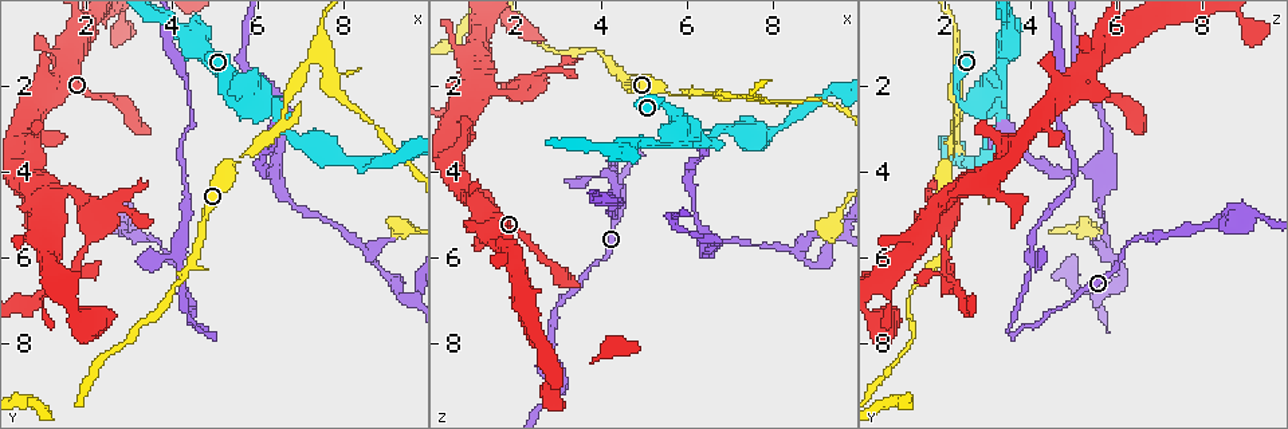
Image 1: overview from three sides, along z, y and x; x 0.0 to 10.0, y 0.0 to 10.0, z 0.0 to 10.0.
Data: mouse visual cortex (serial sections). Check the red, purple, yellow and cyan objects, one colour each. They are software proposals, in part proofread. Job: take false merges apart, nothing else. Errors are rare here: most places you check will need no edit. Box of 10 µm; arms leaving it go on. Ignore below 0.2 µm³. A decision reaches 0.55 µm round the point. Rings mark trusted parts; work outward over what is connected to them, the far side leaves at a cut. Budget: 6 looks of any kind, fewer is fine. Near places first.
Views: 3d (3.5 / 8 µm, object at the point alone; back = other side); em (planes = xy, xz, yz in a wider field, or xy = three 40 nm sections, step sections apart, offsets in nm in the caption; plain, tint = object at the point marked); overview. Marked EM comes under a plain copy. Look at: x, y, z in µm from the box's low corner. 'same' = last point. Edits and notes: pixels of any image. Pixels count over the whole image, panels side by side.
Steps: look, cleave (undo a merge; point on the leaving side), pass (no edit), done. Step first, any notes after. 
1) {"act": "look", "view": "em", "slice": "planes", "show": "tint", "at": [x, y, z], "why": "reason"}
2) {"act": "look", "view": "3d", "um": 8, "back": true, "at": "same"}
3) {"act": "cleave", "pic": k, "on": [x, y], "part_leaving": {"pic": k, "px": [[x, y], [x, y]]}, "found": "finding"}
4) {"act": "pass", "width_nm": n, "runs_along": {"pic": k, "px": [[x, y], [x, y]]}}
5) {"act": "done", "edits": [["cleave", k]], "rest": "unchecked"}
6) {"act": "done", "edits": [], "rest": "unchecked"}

{"act": "look", "view": "3d", "um": 3.5, "at": [4.90, 7.75, 3.60], "why": "abrupt turn"}

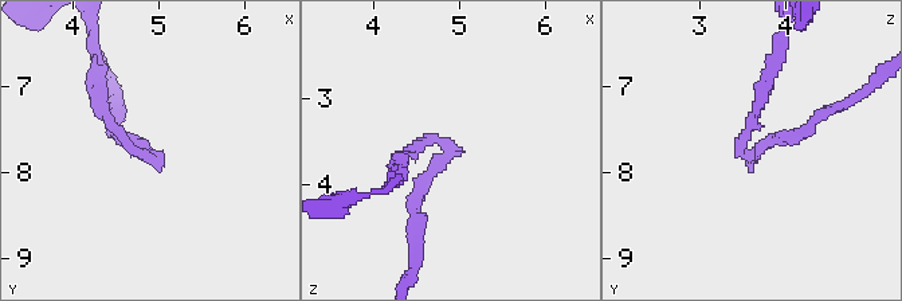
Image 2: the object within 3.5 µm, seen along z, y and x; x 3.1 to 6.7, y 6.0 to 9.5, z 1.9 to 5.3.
{"act": "look", "view": "em", "slice": "xy", "step": 2, "show": "tint", "at": [4.90, 7.75, 3.65], "arm_widths_nm": [150, 150], "why": "now the EM"}

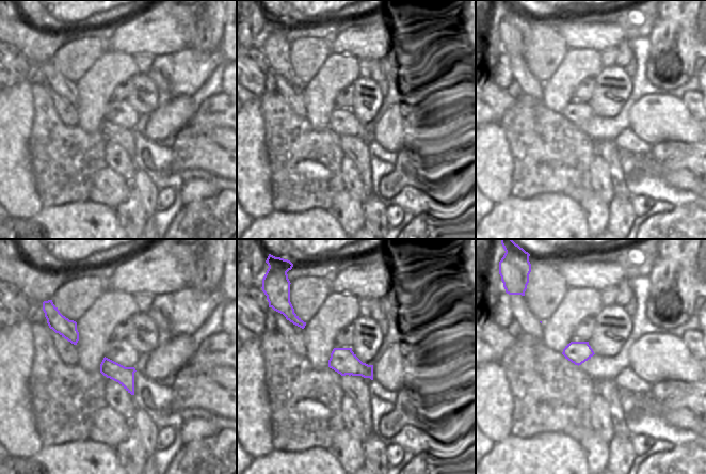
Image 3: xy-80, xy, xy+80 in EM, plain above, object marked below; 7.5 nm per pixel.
{"act": "cleave", "pic": 2, "on": [750, 121], "width_nm": 200, "part_leaving": {"pic": 2, "px": [[749, 155], [742, 137], [780, 55]]}, "found": "two cells meet here"}

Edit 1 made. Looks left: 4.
{"act": "look", "view": "overview"}

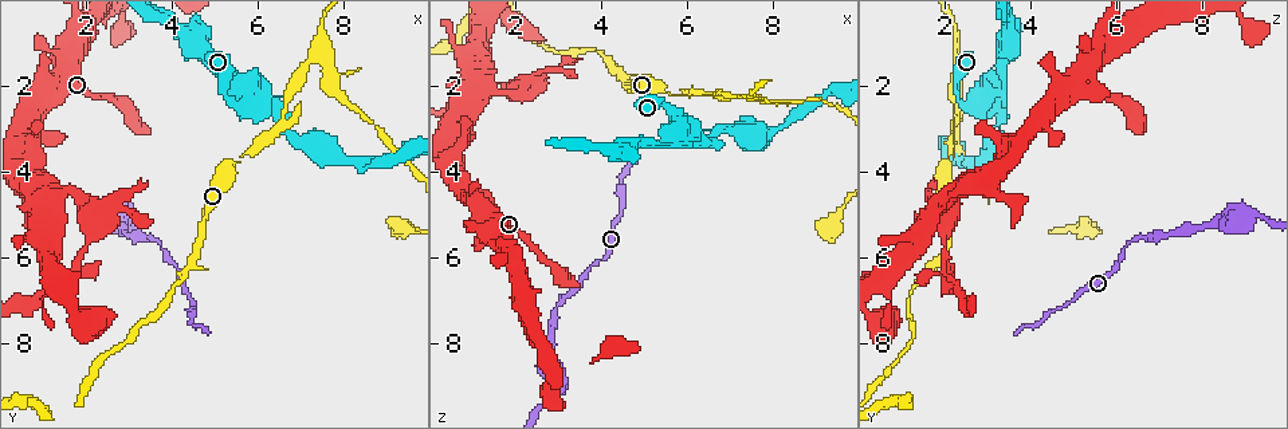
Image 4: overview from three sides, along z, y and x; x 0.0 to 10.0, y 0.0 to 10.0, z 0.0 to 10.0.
{"act": "look", "view": "3d", "um": 3.5, "at": [5.90, 2.45, 2.90], "why": "thick turns thin"}

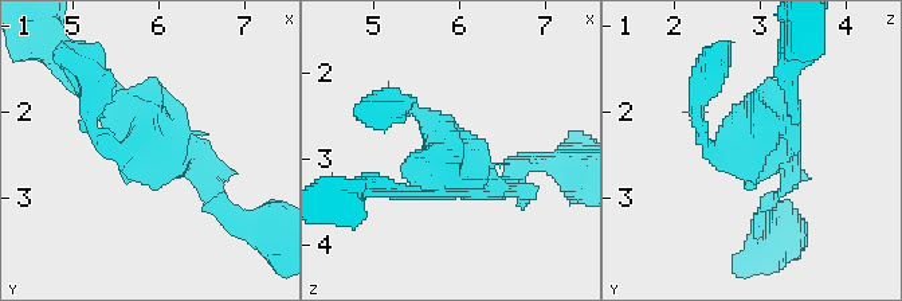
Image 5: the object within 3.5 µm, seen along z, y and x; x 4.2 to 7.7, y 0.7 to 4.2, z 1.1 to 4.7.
{"act": "look", "view": "em", "slice": "planes", "show": "tint", "at": [5.90, 2.40, 2.85]}

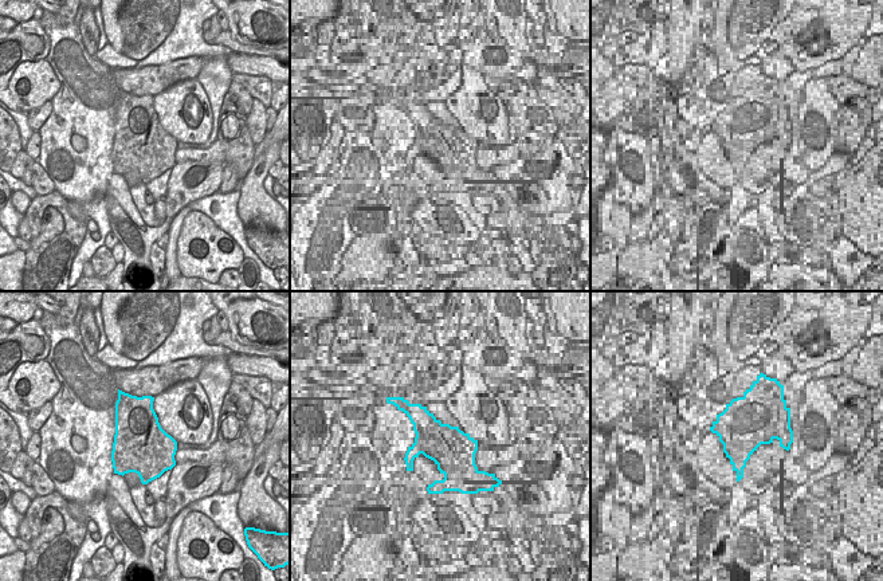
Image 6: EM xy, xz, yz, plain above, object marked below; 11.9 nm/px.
{"act": "pass", "found": "one cell here"}

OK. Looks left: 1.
{"act": "done", "edits": [["cleave", 2]], "rest": "unchecked"}

